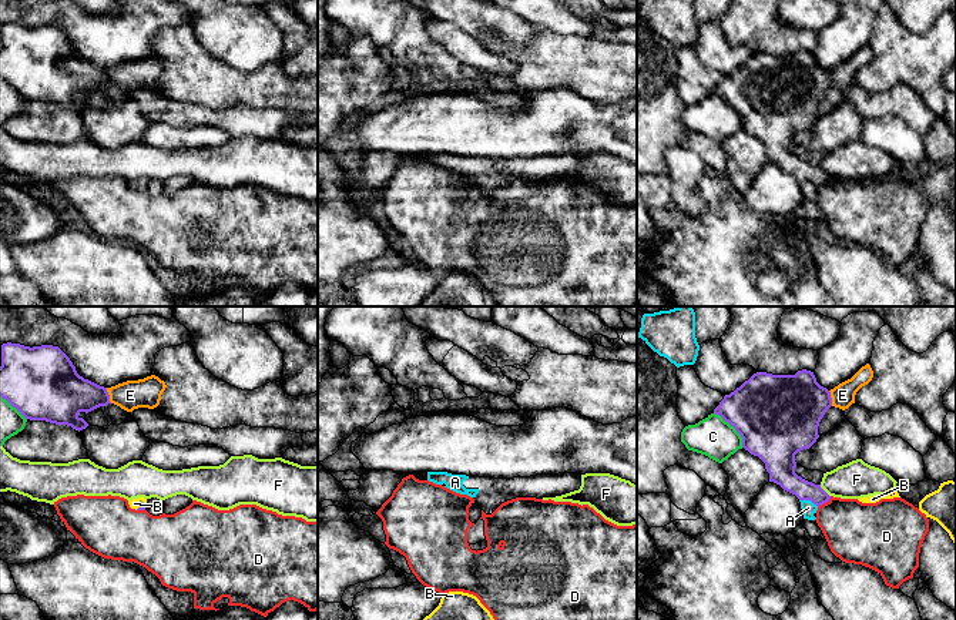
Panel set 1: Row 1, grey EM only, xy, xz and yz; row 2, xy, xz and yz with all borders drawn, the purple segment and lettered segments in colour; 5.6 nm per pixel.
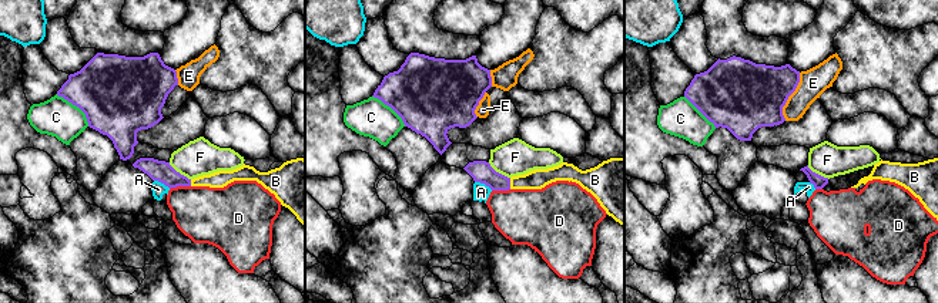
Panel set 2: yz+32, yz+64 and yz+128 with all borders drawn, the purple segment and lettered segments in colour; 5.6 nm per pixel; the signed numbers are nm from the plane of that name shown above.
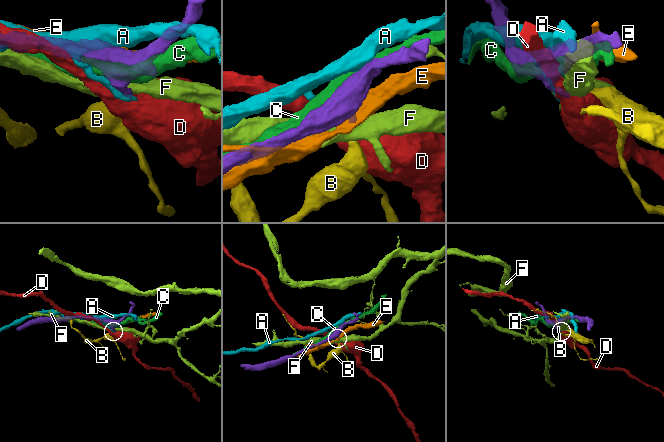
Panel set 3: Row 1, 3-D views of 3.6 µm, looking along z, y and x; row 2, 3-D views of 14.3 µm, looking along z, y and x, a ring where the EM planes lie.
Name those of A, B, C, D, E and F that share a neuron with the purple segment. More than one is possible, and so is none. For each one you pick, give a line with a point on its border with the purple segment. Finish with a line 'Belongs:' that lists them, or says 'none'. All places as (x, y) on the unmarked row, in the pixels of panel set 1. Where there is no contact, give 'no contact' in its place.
B: meets purple in xy at (141, 187)
Belongs: B

